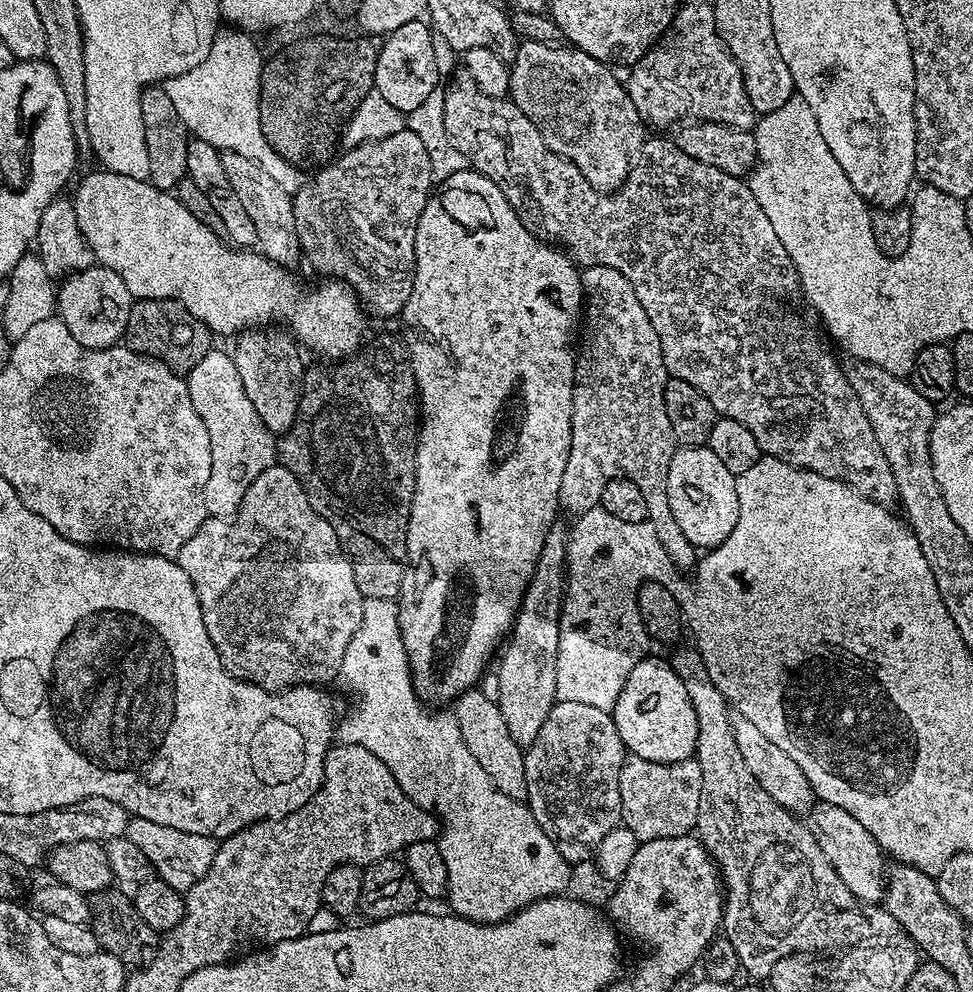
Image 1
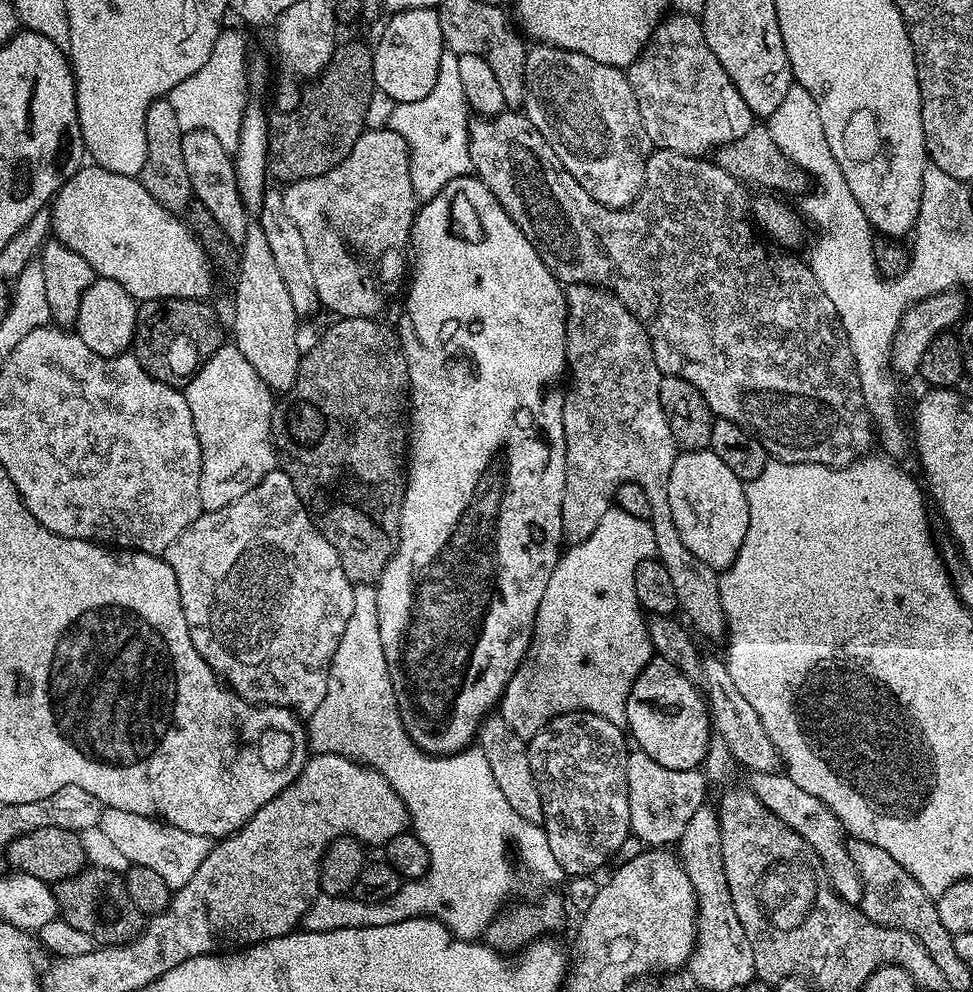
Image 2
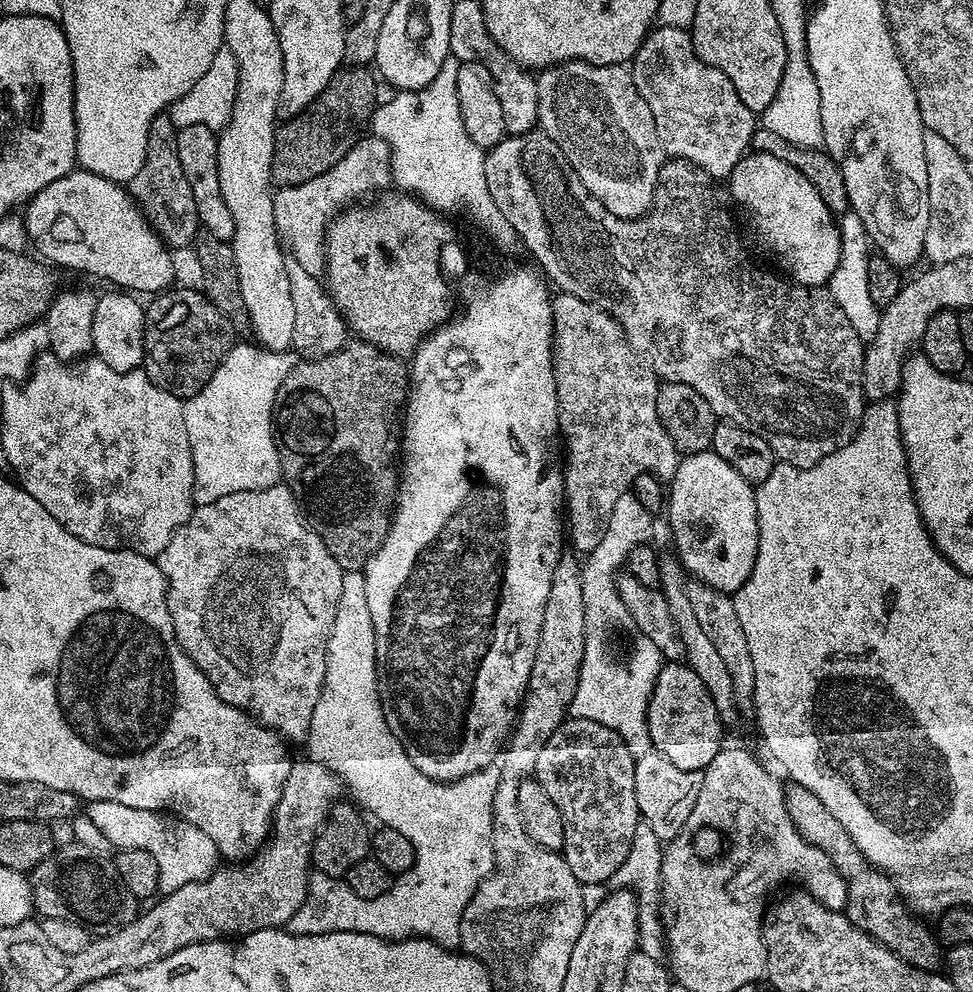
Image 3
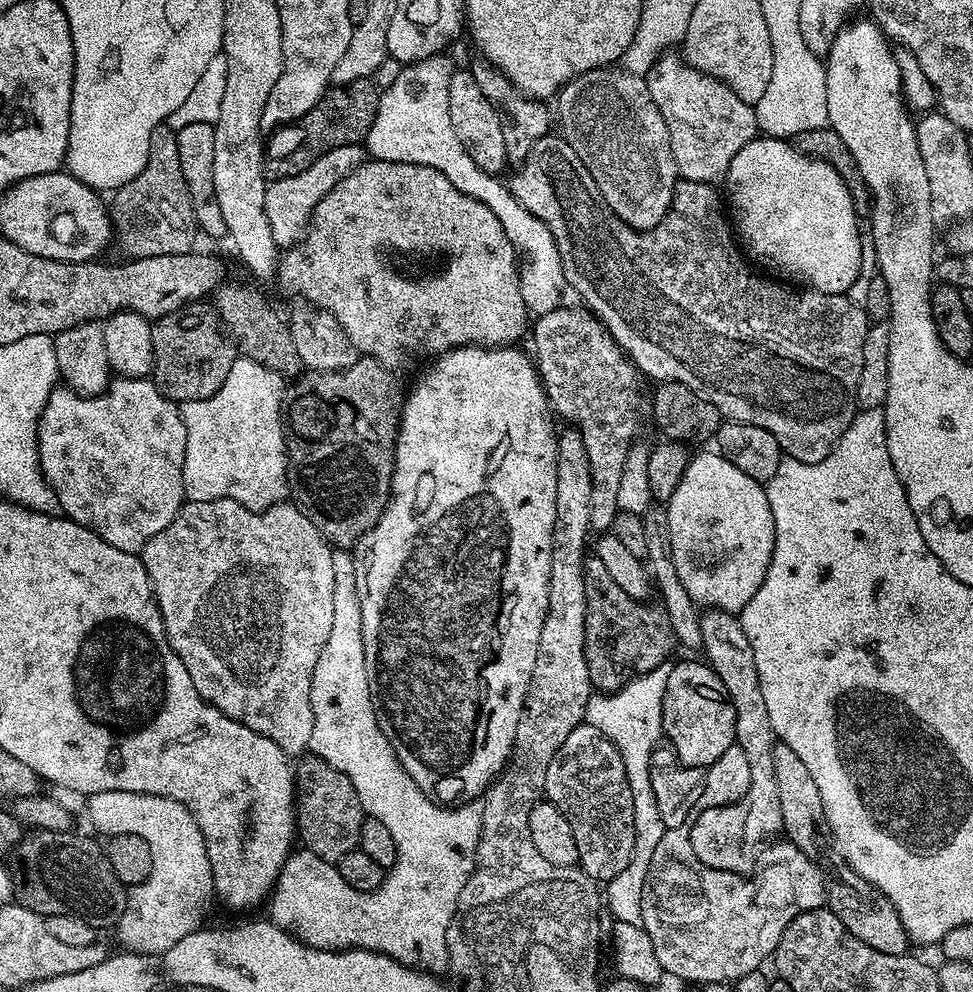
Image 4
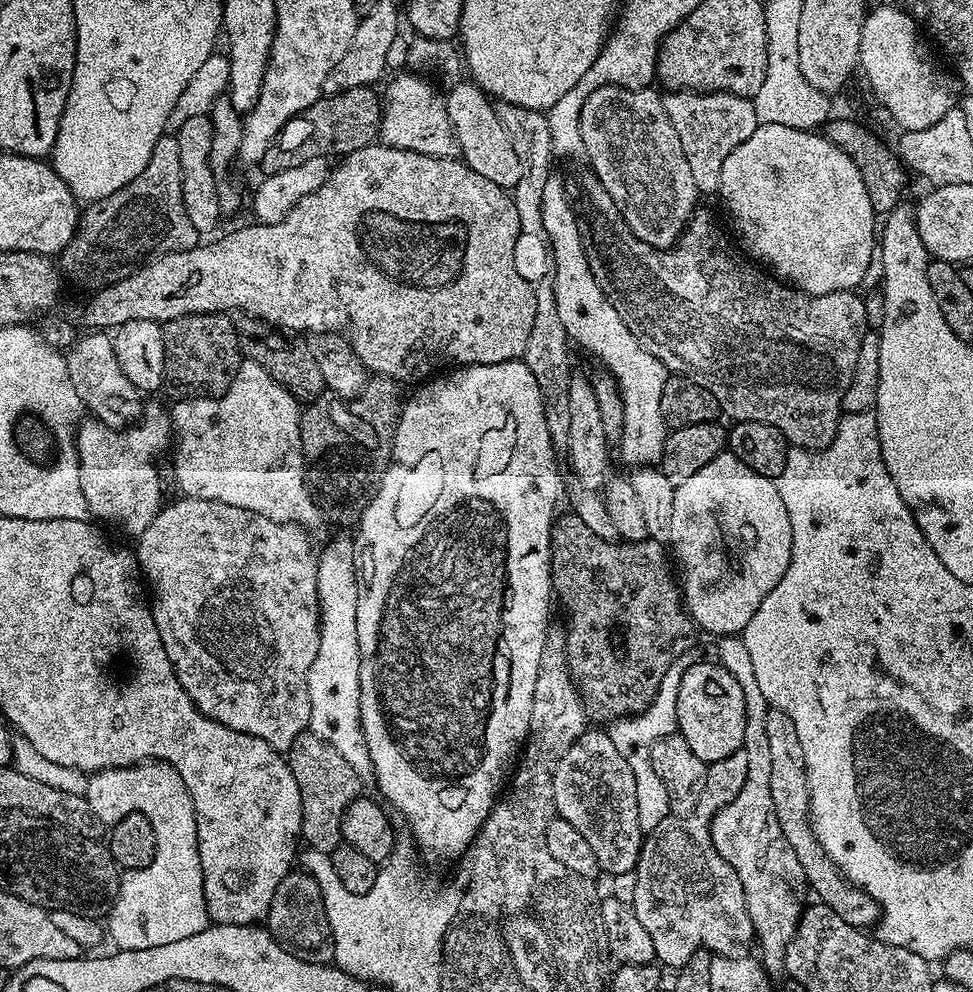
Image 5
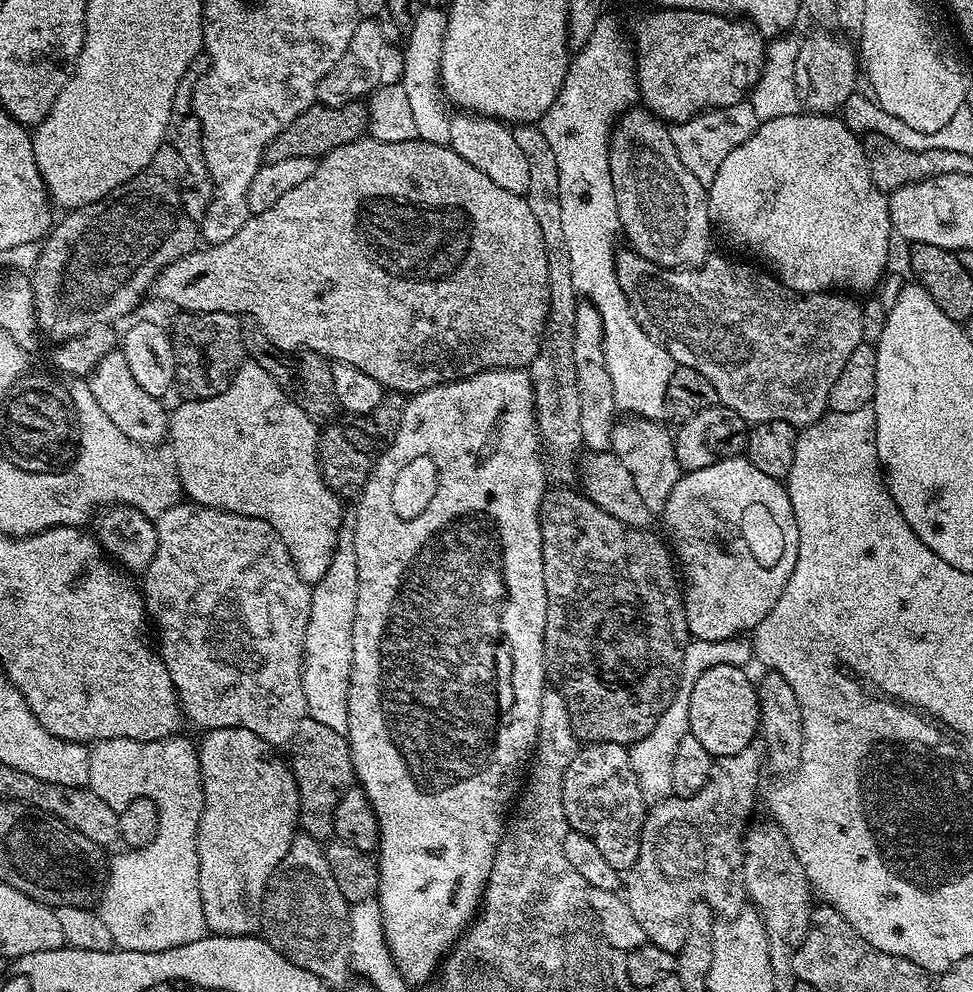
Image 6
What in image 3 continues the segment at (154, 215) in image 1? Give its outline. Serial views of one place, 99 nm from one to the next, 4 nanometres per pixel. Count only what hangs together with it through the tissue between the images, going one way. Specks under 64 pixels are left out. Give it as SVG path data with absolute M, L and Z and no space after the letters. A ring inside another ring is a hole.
M73 170L67 176L54 178L54 182L50 182L50 186L42 189L23 209L22 215L31 247L36 247L41 252L39 255L57 269L69 268L72 272L85 272L88 276L109 280L112 283L109 285L132 294L159 294L173 283L173 253L148 223L125 185L116 184L93 172Z

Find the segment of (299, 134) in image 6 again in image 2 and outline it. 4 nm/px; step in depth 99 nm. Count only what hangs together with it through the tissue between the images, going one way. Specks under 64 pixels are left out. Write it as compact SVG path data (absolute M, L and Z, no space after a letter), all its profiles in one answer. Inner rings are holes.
M352 40L349 44L337 43L336 52L328 65L301 91L298 106L289 112L273 111L269 115L268 171L273 181L281 180L281 185L287 186L306 178L318 178L318 174L334 170L334 166L338 166L338 162L342 162L350 150L354 150L354 142L358 142L369 123L368 107L372 104L372 92L377 91L372 54L373 49L367 48L360 40Z

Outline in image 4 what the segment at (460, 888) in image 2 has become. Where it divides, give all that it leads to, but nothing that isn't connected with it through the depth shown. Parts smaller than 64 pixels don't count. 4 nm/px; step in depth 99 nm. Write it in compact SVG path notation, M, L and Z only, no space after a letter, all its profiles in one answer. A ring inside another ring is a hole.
M348 550L333 551L332 558L334 623L322 654L318 654L314 682L310 682L314 730L308 748L311 755L330 762L334 770L350 778L365 817L382 822L394 834L398 854L378 890L356 892L346 886L339 870L324 872L326 862L322 858L307 850L293 851L270 893L267 915L273 924L312 948L365 948L425 972L440 974L448 968L446 930L450 930L458 898L476 868L484 805L437 804L398 762L386 734L382 734L382 726L378 726L370 694L354 558Z

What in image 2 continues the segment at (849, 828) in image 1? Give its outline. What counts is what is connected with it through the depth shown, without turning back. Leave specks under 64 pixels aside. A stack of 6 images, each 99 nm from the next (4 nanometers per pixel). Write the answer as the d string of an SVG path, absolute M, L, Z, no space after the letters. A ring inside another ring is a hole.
M777 771L760 773L751 777L750 787L752 793L762 801L771 812L782 822L786 822L800 837L810 840L815 852L822 858L824 868L832 877L832 888L847 904L859 905L864 893L862 878L858 878L858 870L850 858L848 840L840 819L834 815L822 801L814 798L814 794L806 794L802 786L793 782L787 774Z

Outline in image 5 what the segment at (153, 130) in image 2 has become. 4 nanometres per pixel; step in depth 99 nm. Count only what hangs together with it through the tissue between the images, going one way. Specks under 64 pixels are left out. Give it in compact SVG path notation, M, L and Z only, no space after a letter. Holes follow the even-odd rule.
M165 134L154 142L154 150L150 153L150 162L146 162L146 170L138 174L122 190L114 190L114 194L106 194L106 198L91 201L81 211L80 224L76 233L70 238L68 245L59 252L59 259L68 260L66 276L87 290L105 288L130 273L138 271L142 265L157 256L165 256L167 252L190 250L201 243L202 234L194 230L190 217L186 214L186 206L182 206L182 162L175 135Z

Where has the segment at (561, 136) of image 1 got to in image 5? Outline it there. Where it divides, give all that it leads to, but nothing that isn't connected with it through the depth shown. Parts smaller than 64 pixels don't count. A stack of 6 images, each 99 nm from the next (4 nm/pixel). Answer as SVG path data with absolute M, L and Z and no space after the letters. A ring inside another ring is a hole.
M603 84L590 93L580 108L580 129L586 157L592 162L591 171L606 186L606 194L614 198L614 206L626 218L628 228L634 235L655 248L671 248L688 226L692 213L697 211L698 193L694 174L690 174L690 162L682 154L682 142L674 131L674 122L666 114L664 96L649 86L642 90L619 88L613 84Z

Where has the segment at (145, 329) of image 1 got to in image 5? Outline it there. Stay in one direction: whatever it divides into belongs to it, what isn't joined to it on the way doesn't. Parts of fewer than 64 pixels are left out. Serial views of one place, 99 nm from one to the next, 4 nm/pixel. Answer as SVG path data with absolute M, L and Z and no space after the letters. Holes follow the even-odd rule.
M222 312L190 314L163 325L164 382L172 398L198 400L222 395L242 363L236 325L231 315Z

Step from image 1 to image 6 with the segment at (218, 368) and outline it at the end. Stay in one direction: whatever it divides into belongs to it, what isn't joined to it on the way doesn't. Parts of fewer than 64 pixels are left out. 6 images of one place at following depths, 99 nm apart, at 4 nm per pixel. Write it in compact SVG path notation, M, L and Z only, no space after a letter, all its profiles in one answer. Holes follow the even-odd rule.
M245 362L241 366L238 374L234 378L234 382L222 394L218 394L214 398L206 398L205 400L185 399L180 403L184 404L178 405L176 409L174 407L171 409L167 439L170 441L170 447L174 454L174 462L178 466L180 485L184 487L184 496L189 501L204 504L208 508L221 508L224 512L242 514L250 518L262 518L266 522L270 522L270 526L274 526L274 530L282 538L282 542L286 542L286 546L290 550L290 558L294 562L298 574L308 585L316 585L326 574L326 570L329 569L330 558L334 558L334 550L338 542L340 519L345 510L345 505L342 503L341 497L332 491L328 481L324 479L324 474L320 466L320 432L318 431L317 421L307 416L281 390L278 382L274 382L274 378L270 378L270 374L266 374L266 370L262 370L262 366L251 362Z

